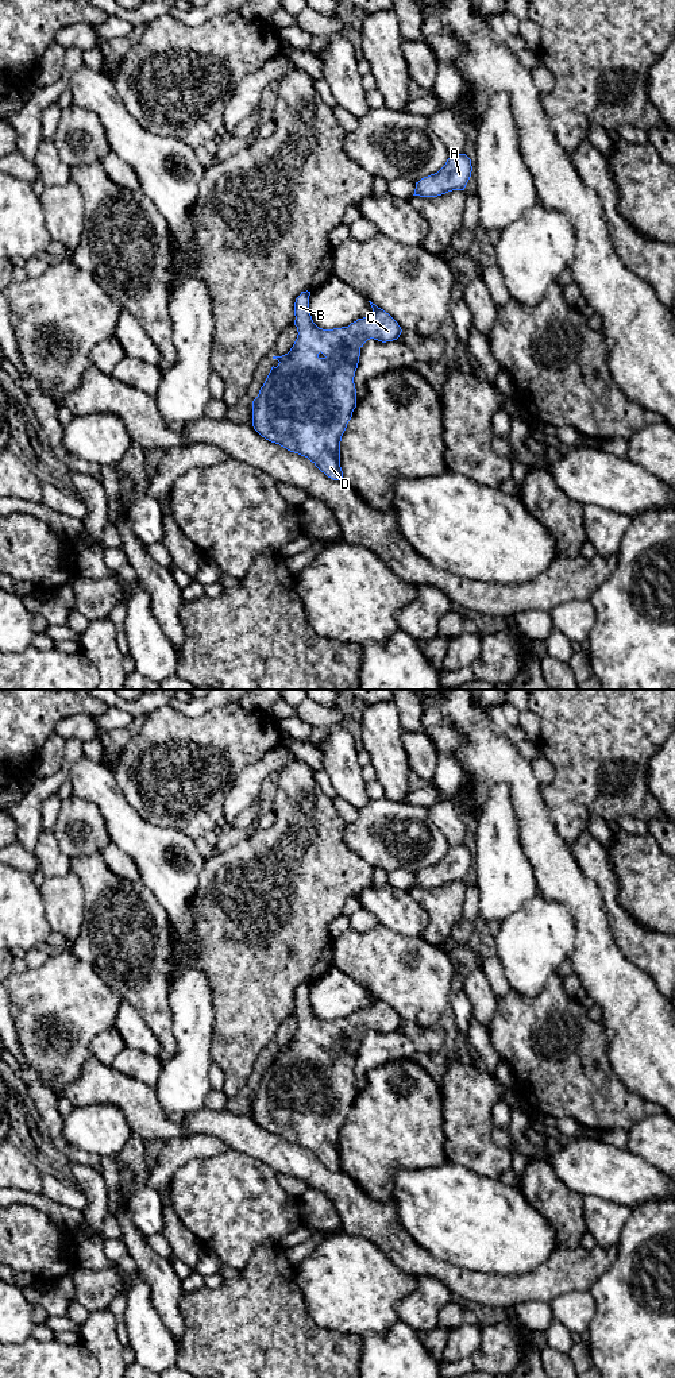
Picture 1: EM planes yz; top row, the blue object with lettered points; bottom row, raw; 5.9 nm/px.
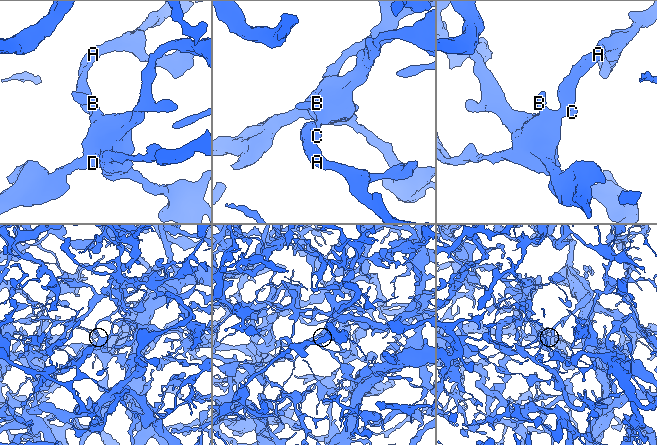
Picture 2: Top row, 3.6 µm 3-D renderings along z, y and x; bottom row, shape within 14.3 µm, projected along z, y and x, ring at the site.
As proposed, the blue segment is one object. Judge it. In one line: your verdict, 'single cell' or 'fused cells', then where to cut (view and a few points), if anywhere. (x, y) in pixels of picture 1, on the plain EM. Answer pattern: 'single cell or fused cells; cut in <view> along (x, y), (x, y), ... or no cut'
single cell; no cut

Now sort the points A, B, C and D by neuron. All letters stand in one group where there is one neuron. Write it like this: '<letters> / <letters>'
A B C D

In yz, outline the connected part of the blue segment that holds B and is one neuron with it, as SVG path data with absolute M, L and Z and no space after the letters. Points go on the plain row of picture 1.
M301 983L294 993L297 1030L290 1042L273 1047L279 1054L271 1058L258 1088L252 1092L252 1118L266 1131L290 1143L308 1149L333 1172L343 1170L340 1132L356 1099L354 1074L360 1039L370 1031L382 1034L397 1031L402 1023L398 1014L371 992L369 1008L358 1010L348 1018L319 1019L309 1001L310 983Z

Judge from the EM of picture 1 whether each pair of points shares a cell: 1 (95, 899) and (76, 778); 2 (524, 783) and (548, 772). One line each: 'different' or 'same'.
1: different
2: different

